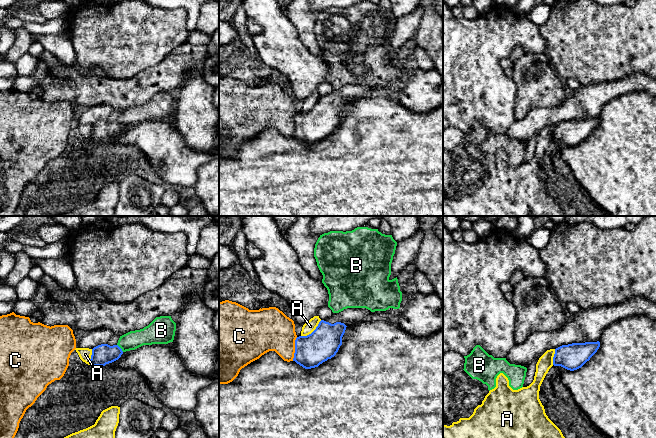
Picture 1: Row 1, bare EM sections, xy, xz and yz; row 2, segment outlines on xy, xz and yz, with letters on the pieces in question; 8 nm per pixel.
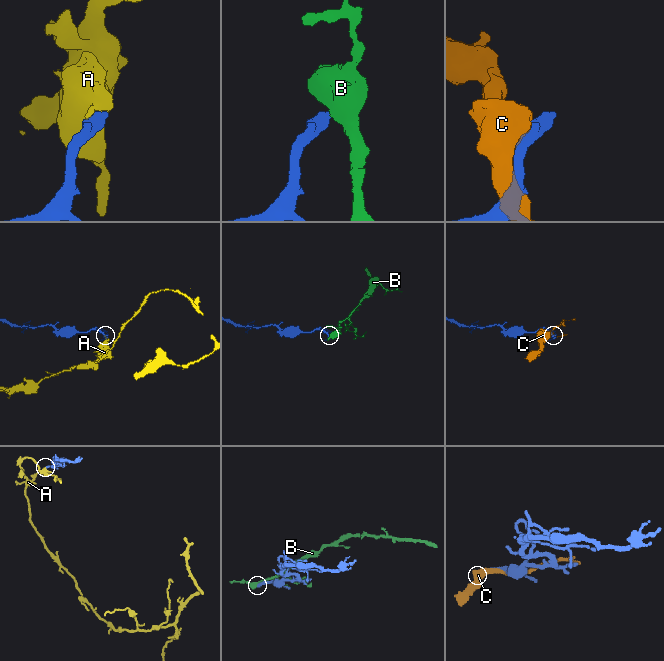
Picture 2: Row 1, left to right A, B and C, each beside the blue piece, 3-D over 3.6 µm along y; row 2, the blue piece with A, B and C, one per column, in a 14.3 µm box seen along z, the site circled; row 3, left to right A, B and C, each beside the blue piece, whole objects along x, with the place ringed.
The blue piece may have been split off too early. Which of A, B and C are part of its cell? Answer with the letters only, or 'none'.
none

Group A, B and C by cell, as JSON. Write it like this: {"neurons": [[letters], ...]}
{"neurons": [["A"], ["B"], ["C"]]}

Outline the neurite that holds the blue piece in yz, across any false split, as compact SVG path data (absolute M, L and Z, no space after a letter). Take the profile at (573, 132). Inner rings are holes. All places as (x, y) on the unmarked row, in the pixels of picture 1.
M600 118L572 119L555 125L553 141L574 147L581 144L597 128Z

